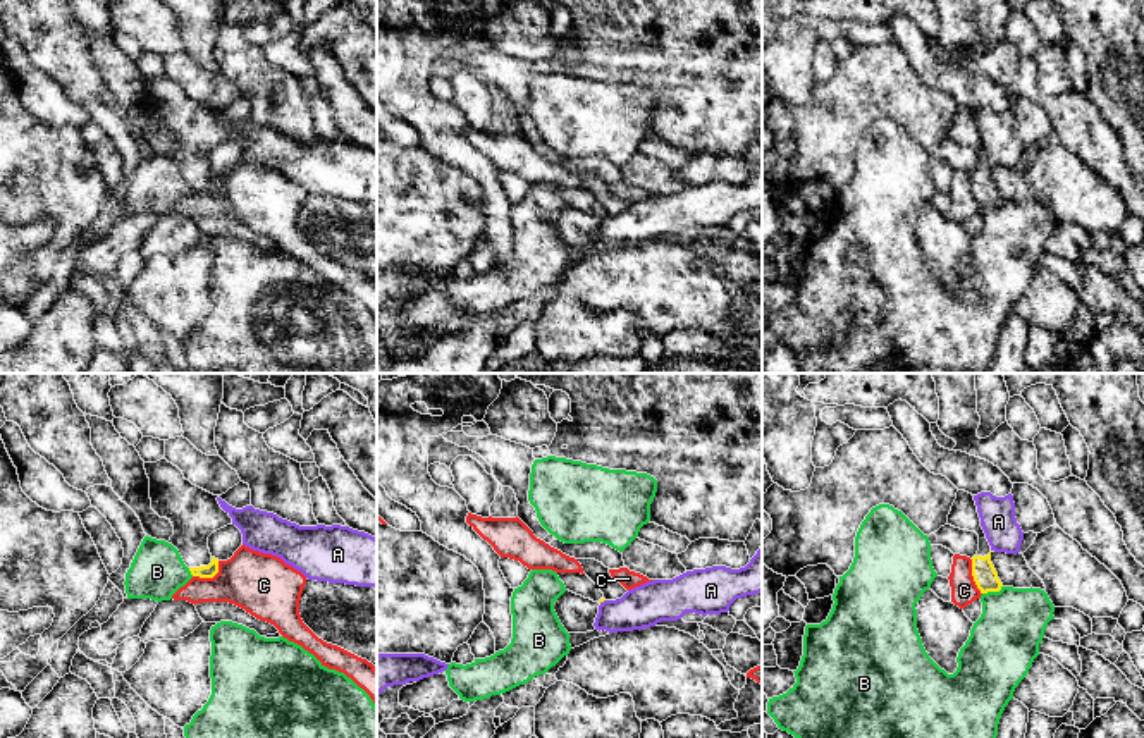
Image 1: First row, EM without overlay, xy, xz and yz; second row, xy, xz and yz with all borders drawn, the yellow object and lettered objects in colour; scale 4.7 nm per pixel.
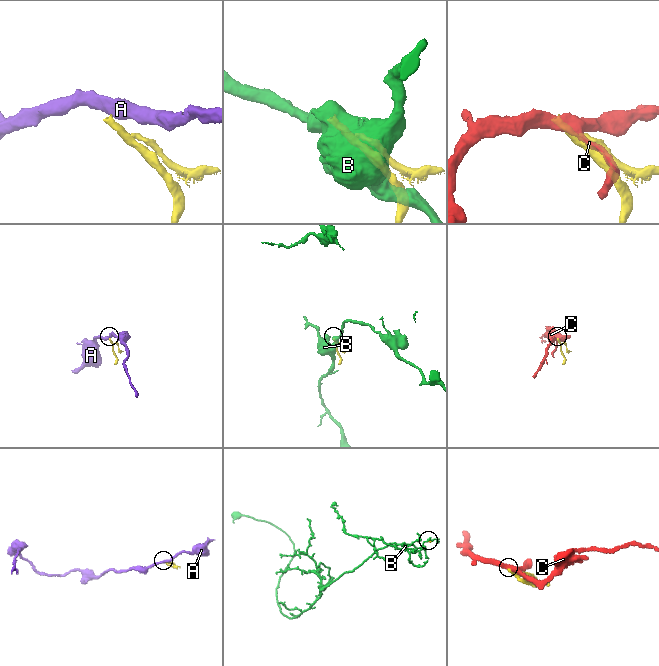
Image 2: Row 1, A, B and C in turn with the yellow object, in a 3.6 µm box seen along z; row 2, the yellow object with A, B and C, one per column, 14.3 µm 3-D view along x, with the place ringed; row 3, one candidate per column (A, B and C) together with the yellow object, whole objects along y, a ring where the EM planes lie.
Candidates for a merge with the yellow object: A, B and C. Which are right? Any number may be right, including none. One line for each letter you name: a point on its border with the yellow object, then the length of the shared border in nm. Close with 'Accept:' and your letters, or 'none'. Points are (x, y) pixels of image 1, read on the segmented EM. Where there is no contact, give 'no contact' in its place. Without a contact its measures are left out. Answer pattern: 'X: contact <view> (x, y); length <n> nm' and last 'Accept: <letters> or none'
Accept: none

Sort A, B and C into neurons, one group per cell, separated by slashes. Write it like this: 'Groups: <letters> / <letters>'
Groups: A / B / C

